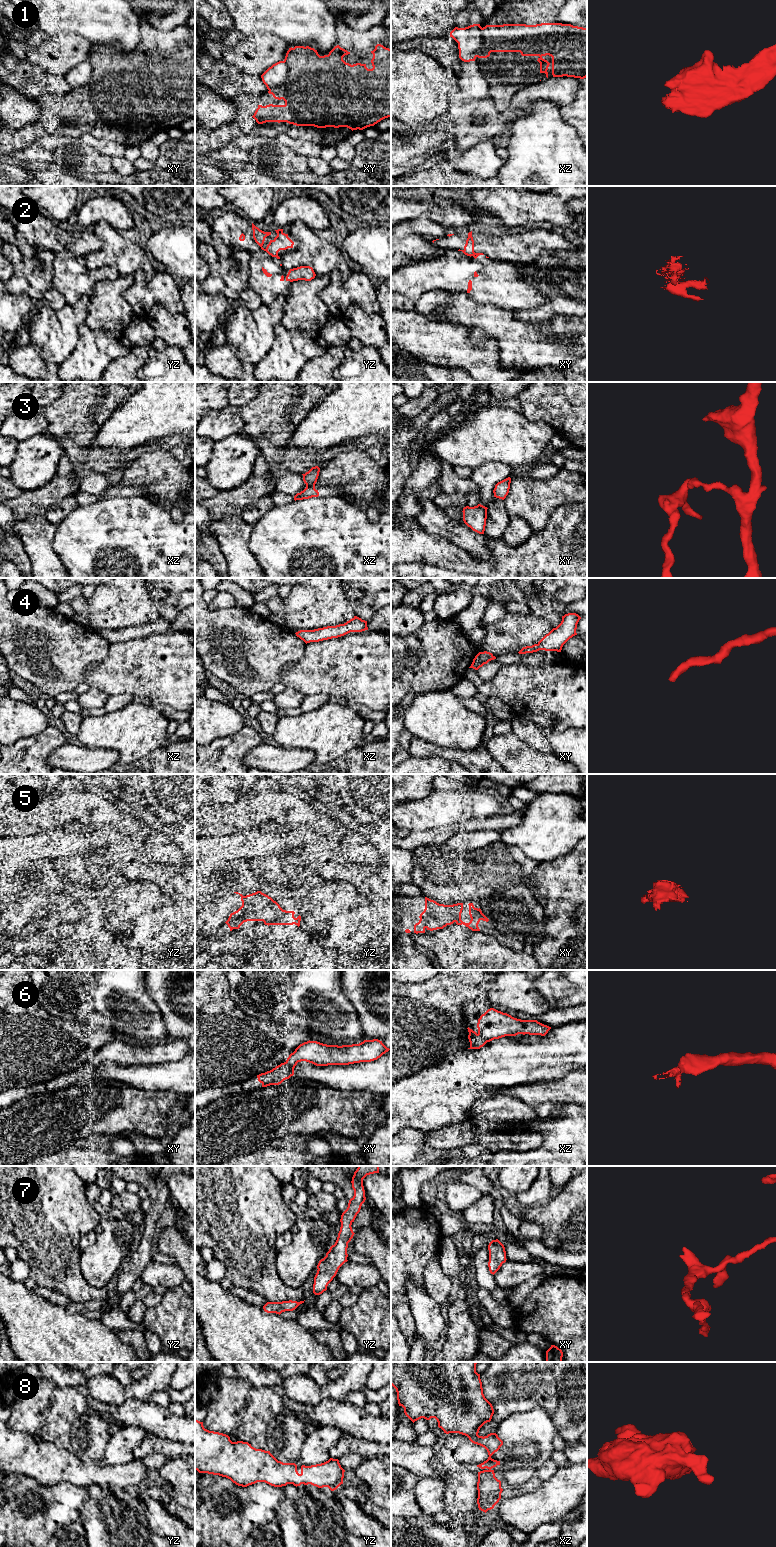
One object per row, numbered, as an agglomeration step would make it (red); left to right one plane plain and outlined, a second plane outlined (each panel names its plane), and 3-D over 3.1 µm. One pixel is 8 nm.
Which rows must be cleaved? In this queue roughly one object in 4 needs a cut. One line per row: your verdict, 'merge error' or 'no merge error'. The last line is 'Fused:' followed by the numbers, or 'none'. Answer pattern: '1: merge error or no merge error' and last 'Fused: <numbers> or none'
1: merge error
2: merge error
3: merge error
4: no merge error
5: no merge error
6: no merge error
7: no merge error
8: no merge error
Fused: 1, 2, 3

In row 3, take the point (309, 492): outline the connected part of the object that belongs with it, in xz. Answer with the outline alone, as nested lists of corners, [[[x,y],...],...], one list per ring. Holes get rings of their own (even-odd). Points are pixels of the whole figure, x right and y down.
[[[315,485],[310,486],[310,487],[306,487],[303,491],[301,491],[300,493],[297,493],[294,496],[294,500],[303,500],[303,499],[309,499],[312,497],[318,497],[319,496],[319,492],[318,490],[315,489]]]

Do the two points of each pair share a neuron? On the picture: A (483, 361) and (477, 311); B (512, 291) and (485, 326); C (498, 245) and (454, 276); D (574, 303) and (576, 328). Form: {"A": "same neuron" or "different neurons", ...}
{"A": "different neurons", "B": "different neurons", "C": "different neurons", "D": "different neurons"}

